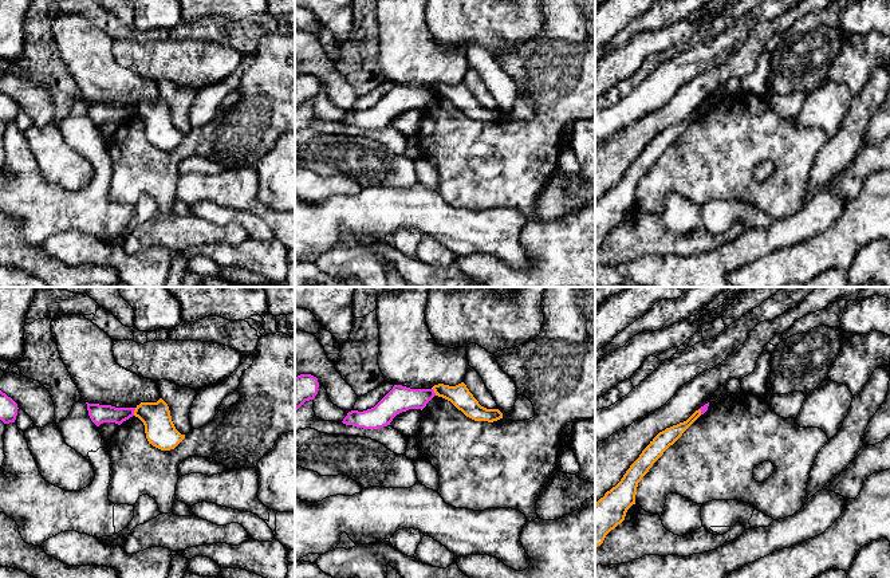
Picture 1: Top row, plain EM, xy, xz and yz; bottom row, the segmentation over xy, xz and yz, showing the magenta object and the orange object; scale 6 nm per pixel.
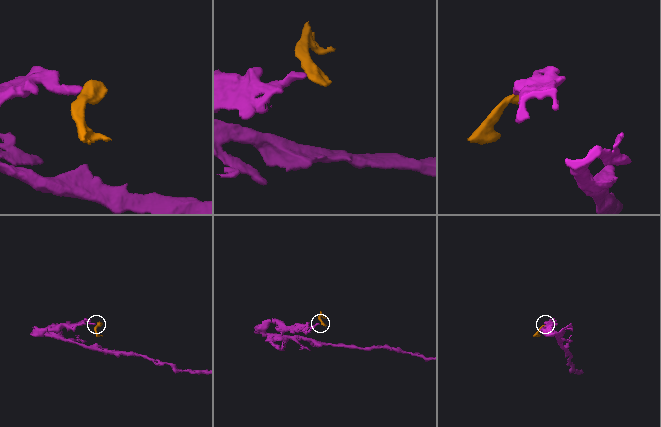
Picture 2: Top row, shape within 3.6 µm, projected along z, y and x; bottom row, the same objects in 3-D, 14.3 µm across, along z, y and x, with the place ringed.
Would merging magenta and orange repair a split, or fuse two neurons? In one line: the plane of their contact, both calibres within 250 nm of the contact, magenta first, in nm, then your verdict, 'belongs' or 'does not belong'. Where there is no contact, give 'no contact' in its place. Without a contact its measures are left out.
xy | 110/180 nm | does not belong

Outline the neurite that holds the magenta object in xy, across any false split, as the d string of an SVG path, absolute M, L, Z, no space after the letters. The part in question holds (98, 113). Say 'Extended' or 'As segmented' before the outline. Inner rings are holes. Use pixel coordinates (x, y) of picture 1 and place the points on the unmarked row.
As segmented. M87 103L91 121L99 126L103 122L115 122L121 125L123 121L134 115L135 107L115 107L111 105Z

